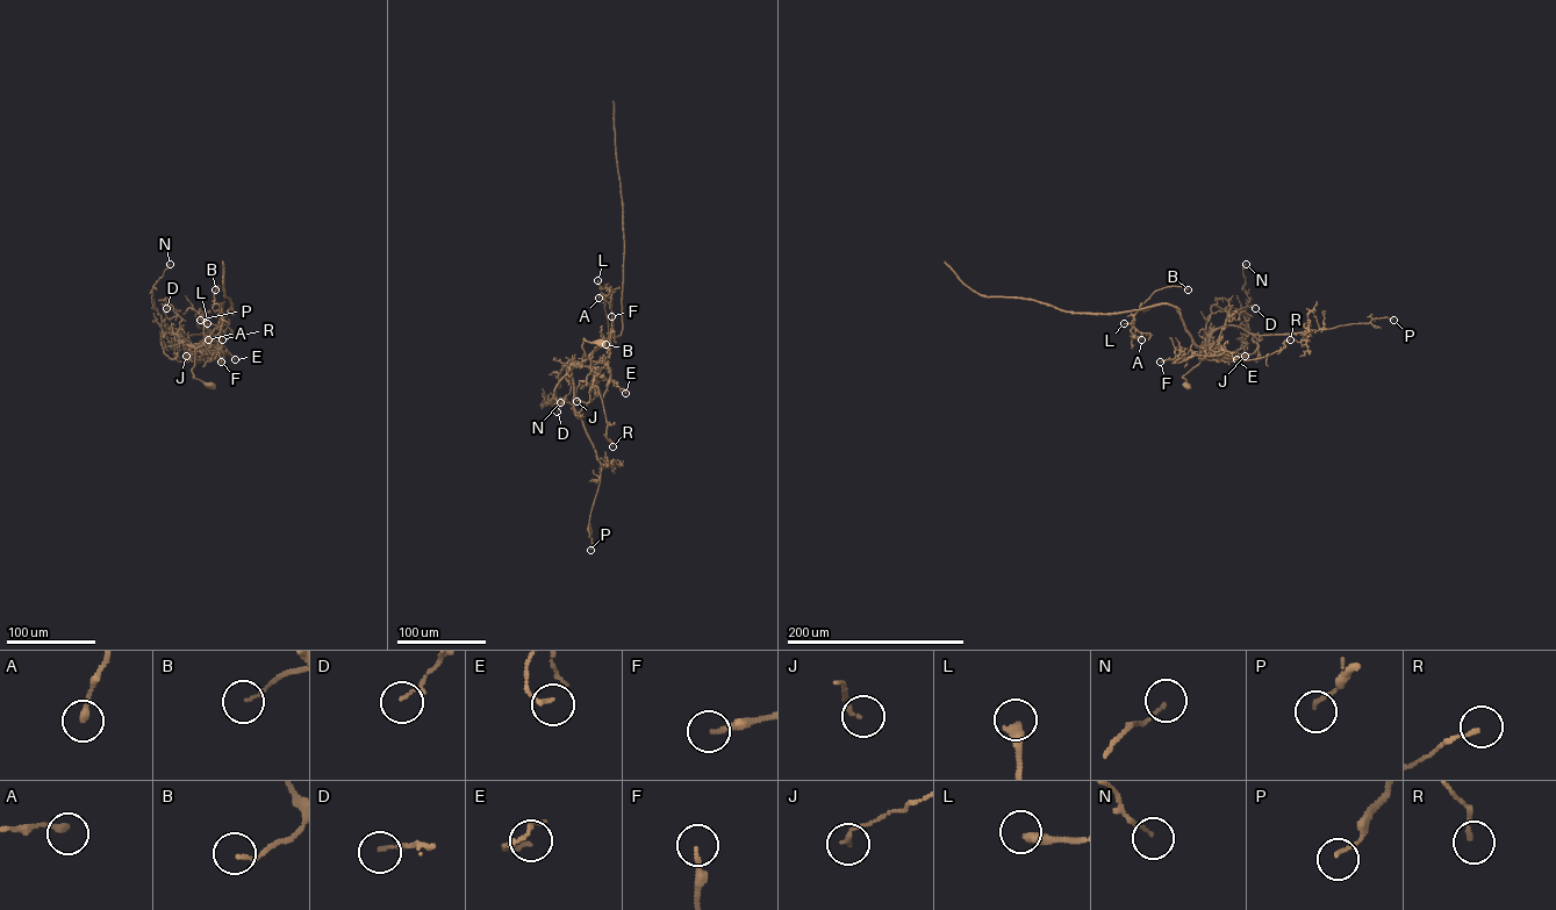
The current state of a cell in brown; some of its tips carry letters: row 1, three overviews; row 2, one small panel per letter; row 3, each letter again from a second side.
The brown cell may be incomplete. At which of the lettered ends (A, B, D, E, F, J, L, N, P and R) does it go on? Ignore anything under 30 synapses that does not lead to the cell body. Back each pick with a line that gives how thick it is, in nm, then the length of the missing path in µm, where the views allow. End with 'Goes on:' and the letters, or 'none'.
Goes on: none

